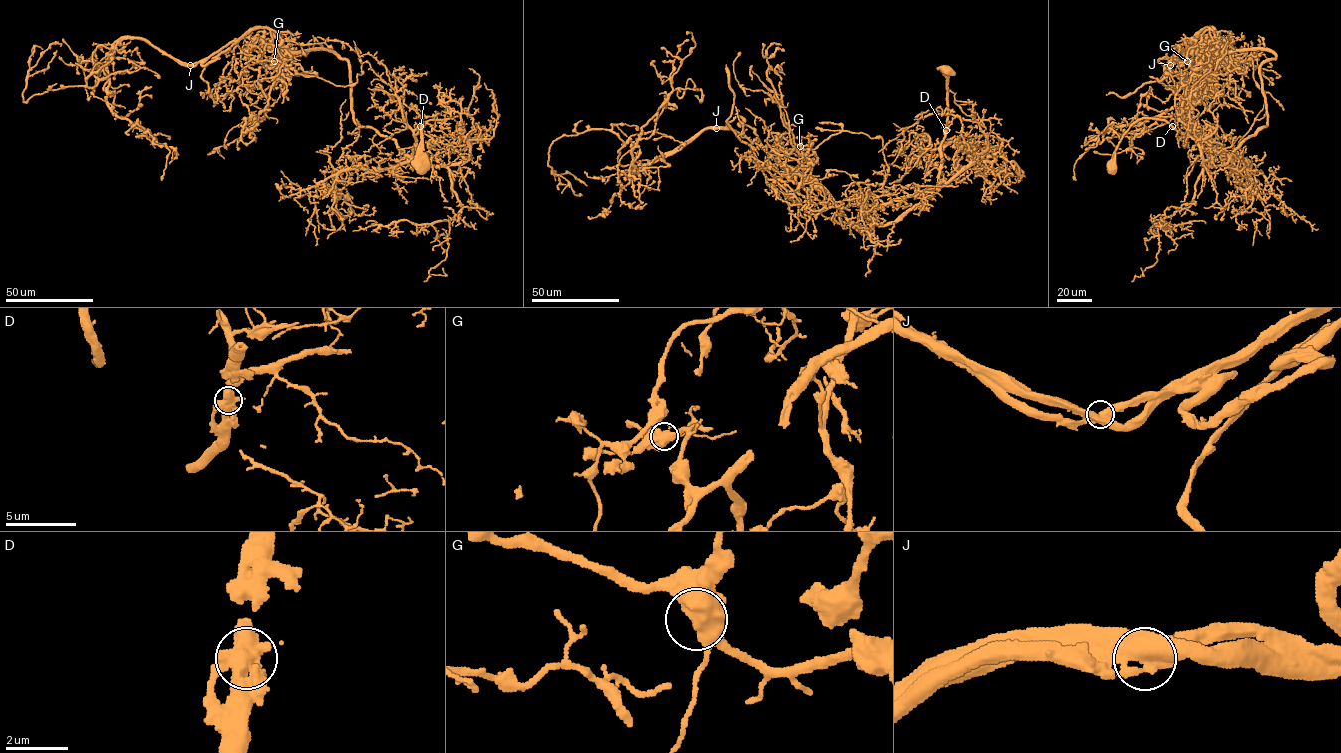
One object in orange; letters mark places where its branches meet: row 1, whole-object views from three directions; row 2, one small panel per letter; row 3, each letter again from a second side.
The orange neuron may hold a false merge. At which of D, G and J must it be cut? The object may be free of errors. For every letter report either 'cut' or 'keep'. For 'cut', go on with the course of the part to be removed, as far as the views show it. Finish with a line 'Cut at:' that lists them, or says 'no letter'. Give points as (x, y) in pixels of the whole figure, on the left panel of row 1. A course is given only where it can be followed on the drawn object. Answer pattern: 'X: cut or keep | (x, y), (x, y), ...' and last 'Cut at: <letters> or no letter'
D: keep
G: keep
J: cut | (190, 64), (206, 65), (243, 35), (250, 39), (248, 65), (259, 72), (268, 104), (254, 126), (255, 117)
Cut at: J

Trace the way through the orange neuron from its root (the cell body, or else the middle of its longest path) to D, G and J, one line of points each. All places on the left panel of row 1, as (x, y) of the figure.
D: (421, 165), (422, 118), (420, 126)
G: (421, 165), (422, 118), (411, 155), (359, 125), (345, 60), (331, 50), (285, 47), (290, 64), (274, 61)
J: (421, 165), (422, 118), (411, 155), (359, 125), (350, 64), (331, 50), (291, 52), (254, 27), (190, 64)

